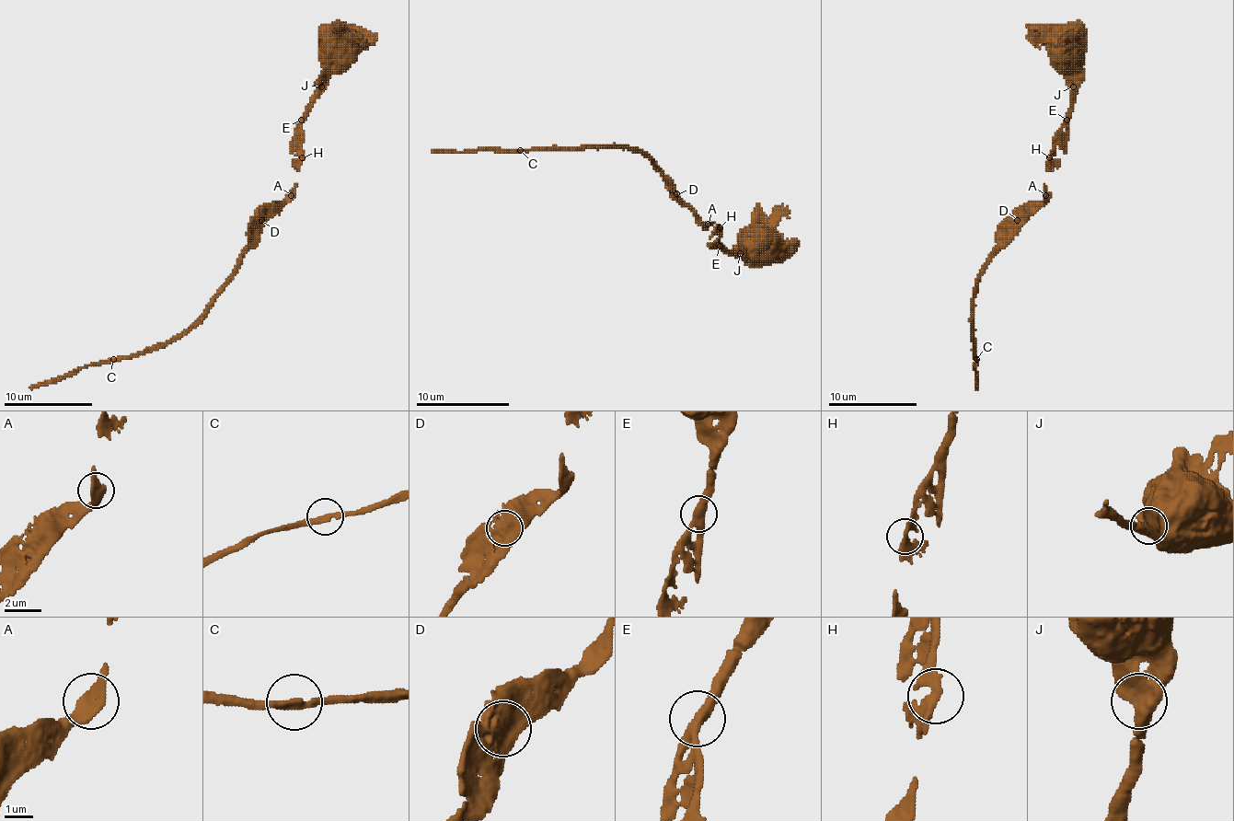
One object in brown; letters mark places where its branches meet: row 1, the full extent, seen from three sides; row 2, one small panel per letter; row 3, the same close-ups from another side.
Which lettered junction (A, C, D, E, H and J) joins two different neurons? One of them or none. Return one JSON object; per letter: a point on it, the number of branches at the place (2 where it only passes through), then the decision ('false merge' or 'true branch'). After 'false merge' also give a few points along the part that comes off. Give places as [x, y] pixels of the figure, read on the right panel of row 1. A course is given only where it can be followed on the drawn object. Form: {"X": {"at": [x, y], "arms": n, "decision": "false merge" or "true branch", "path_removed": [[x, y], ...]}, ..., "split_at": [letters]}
{"A": {"at": [1045, 195], "arms": 2, "decision": "true branch"}, "C": {"at": [976, 359], "arms": 2, "decision": "true branch"}, "D": {"at": [1017, 220], "arms": 2, "decision": "true branch"}, "E": {"at": [1066, 120], "arms": 3, "decision": "true branch"}, "H": {"at": [1049, 157], "arms": 2, "decision": "true branch"}, "J": {"at": [1073, 86], "arms": 2, "decision": "true branch"}, "split_at": []}

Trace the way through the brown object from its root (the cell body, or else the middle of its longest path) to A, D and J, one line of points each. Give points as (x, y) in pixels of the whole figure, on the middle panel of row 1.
A: (761, 241), (756, 232), (738, 250), (729, 250), (720, 241), (717, 225), (714, 223), (708, 225)
D: (761, 241), (756, 232), (738, 250), (729, 250), (720, 241), (717, 225), (703, 223), (677, 194)
J: (761, 241), (756, 232), (743, 246), (740, 253)

